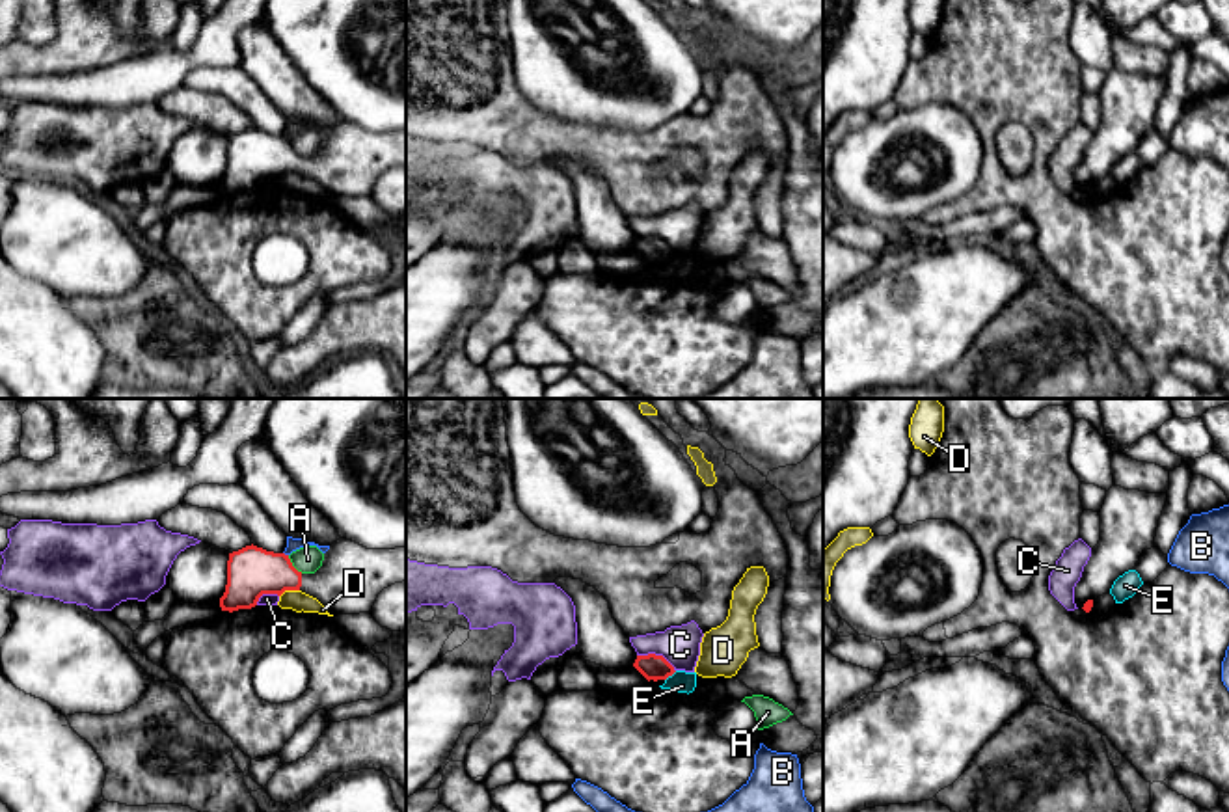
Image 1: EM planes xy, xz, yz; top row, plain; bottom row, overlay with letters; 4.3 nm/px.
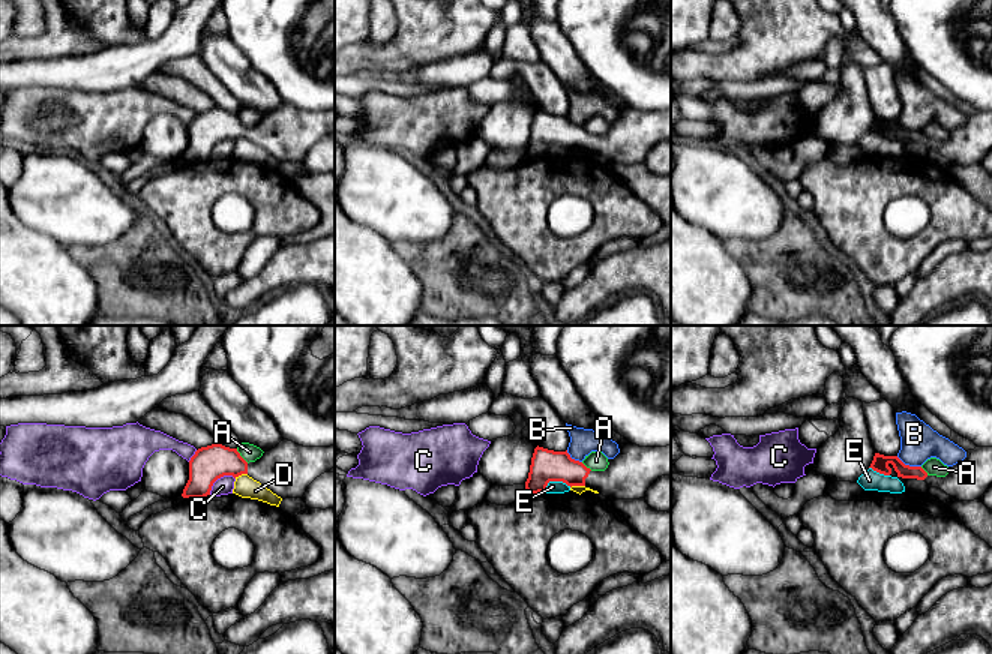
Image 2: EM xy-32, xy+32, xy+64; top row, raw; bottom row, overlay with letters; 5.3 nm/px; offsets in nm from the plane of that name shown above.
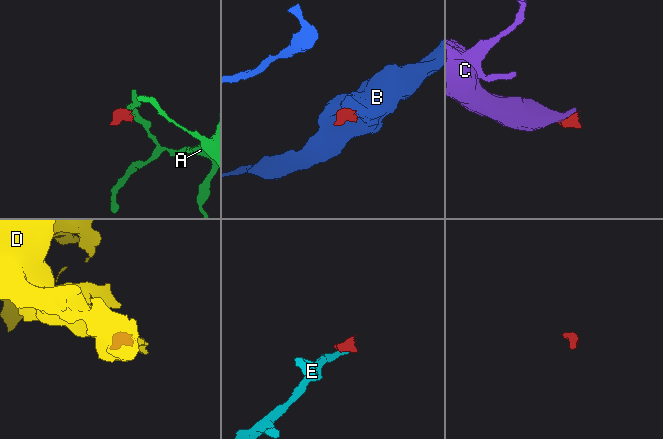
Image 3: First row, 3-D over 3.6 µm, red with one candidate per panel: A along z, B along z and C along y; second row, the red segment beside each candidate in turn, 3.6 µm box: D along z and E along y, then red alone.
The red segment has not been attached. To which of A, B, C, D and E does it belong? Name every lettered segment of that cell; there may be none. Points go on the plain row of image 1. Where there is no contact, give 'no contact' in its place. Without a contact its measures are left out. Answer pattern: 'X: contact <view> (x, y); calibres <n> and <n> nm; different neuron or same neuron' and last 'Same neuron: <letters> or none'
A: contact xy (291, 148); calibres 220 and 120 nm; different neuron
B: contact xy (283, 136); calibres 220 and 60 nm; different neuron
C: contact xz (658, 239); calibres 110 and 180 nm; different neuron
D: contact xy (289, 172); calibres 220 and 90 nm; different neuron
E: contact xz (671, 257); calibres 110 and 100 nm; different neuron
Same neuron: none

